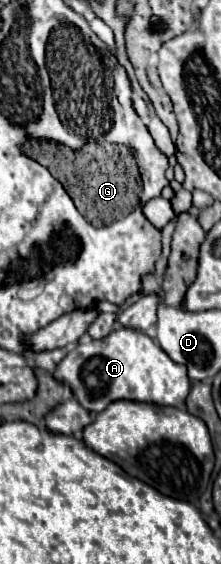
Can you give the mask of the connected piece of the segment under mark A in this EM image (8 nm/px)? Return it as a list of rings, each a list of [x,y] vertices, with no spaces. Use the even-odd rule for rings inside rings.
[[[114,329],[104,339],[78,343],[54,369],[54,379],[68,385],[78,403],[88,413],[102,413],[110,403],[128,399],[138,403],[182,407],[190,393],[186,367],[174,363],[160,345],[146,333],[134,329]]]

